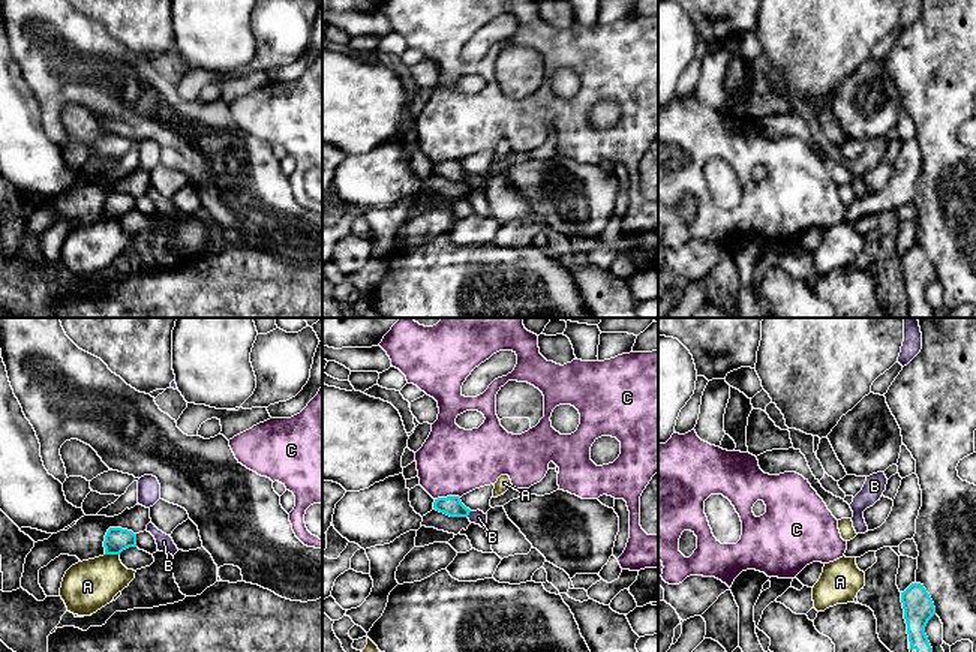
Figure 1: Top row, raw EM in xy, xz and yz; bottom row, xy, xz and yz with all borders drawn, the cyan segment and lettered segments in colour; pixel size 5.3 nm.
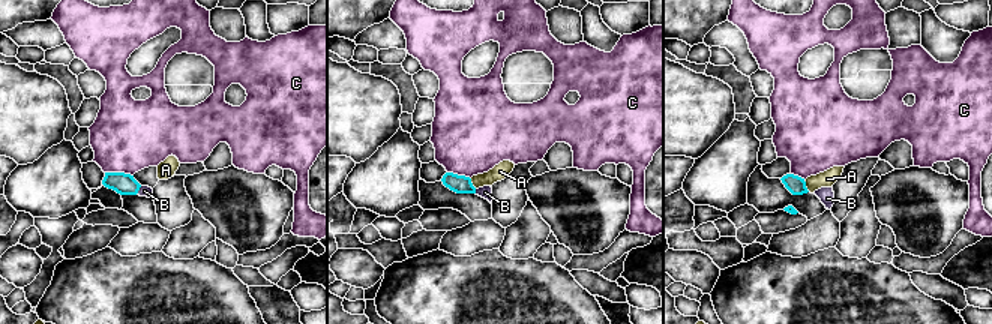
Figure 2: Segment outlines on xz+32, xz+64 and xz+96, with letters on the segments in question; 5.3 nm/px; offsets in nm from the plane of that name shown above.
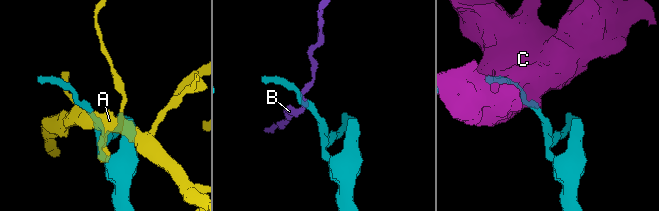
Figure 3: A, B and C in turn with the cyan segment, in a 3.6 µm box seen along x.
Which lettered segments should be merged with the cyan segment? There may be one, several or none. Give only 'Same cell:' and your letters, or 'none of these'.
Same cell: B

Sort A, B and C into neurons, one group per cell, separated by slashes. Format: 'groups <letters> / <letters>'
groups A / B / C

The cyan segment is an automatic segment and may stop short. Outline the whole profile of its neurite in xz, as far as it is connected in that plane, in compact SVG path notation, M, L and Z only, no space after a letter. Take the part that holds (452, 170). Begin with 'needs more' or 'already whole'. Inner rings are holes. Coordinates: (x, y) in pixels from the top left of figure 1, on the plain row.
needs more | M459 160L438 162L433 166L433 172L450 181L468 181L471 187L480 189L481 192L486 192L487 187L487 178L480 174L471 175L462 168Z

